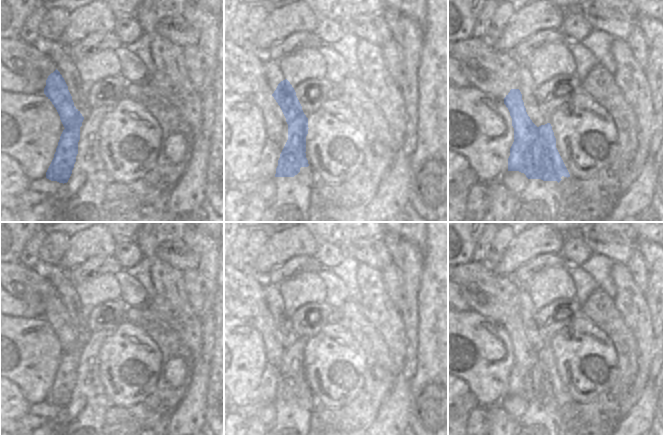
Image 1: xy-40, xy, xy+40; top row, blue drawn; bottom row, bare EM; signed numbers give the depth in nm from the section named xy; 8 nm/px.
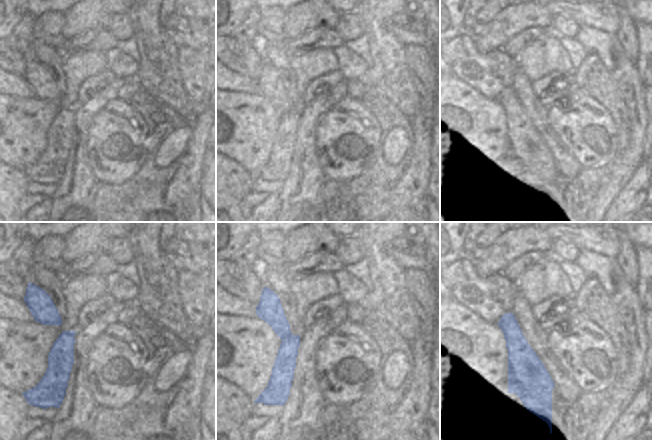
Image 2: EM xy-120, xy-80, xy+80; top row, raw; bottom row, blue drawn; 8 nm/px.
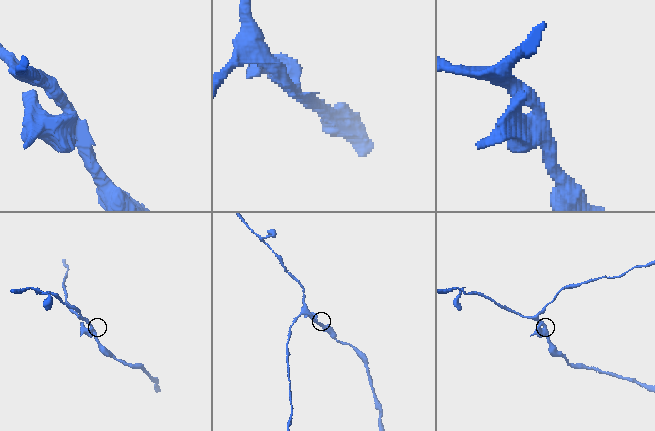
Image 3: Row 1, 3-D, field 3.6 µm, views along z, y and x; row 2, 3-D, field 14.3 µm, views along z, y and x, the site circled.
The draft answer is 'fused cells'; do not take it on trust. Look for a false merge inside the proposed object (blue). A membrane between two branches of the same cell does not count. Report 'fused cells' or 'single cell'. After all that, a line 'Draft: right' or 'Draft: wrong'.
fused cells
Draft: right

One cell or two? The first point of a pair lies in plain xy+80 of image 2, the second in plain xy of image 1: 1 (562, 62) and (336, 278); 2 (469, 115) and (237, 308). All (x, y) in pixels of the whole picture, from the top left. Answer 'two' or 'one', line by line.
1: one
2: two

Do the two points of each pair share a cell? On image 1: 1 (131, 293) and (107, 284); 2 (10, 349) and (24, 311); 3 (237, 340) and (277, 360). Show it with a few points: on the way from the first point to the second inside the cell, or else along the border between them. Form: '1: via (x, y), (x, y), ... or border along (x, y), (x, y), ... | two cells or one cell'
1: border along (115, 275), (121, 290), (121, 296) | two cells
2: border along (10, 315), (35, 316) | two cells
3: via (247, 347), (258, 356), (267, 357) | one cell

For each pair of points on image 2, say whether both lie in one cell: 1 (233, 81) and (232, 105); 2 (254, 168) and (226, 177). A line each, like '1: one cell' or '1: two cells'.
1: two cells
2: two cells

